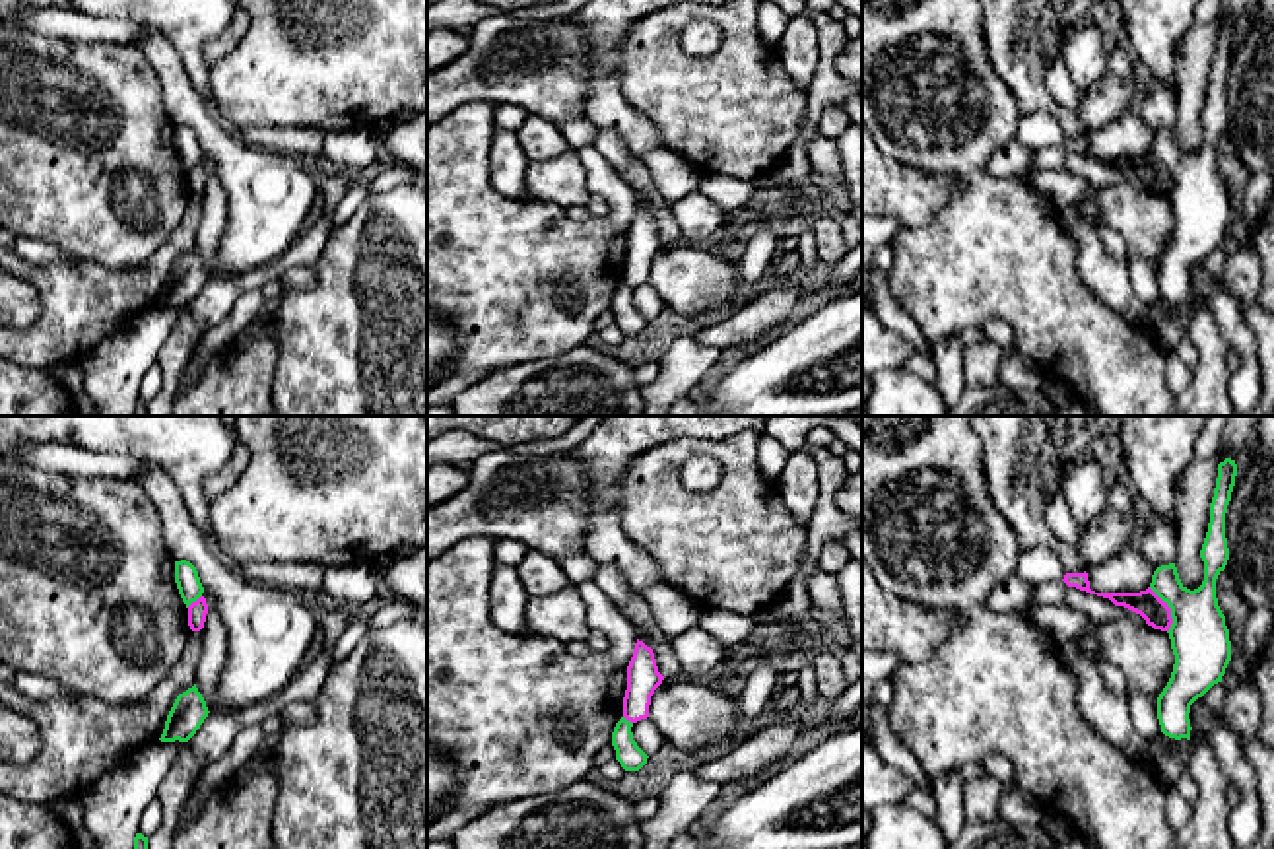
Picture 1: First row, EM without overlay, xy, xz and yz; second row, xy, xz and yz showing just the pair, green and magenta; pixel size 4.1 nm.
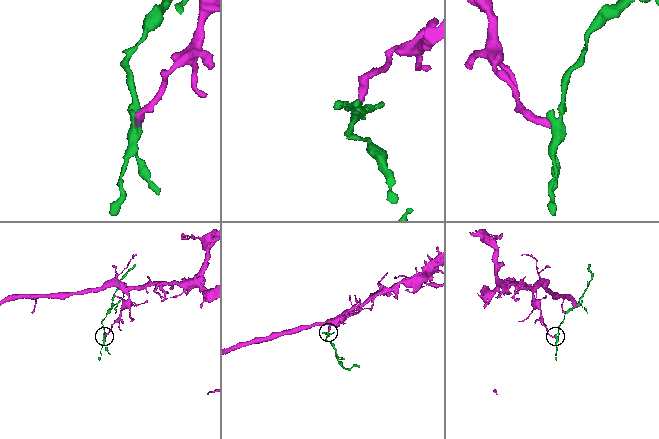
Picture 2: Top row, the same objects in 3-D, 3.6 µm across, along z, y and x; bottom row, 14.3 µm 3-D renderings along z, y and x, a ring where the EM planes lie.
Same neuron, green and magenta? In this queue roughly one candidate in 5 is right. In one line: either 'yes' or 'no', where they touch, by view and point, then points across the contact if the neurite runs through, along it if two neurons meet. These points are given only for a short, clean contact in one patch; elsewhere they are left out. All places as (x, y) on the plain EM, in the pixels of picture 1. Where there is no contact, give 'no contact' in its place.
no; meets green in yz at (1172, 175); border along yz (1148, 152), (1170, 173), (1172, 191), (1168, 197)

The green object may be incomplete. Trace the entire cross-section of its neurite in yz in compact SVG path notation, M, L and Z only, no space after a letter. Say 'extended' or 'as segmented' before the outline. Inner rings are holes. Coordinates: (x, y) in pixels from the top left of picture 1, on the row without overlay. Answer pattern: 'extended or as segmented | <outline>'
as segmented | M1225 23L1218 29L1218 43L1214 52L1214 62L1210 68L1210 87L1208 97L1200 115L1204 126L1204 146L1198 153L1187 153L1177 138L1175 128L1161 130L1154 136L1150 153L1171 173L1173 188L1169 192L1171 214L1175 220L1175 229L1171 243L1157 262L1157 284L1161 297L1169 303L1190 305L1190 270L1202 262L1214 249L1222 247L1225 233L1231 225L1231 206L1229 194L1225 190L1225 181L1222 179L1216 163L1216 144L1225 134L1229 124L1229 113L1225 103L1225 78L1231 66L1231 56L1235 51L1237 29Z

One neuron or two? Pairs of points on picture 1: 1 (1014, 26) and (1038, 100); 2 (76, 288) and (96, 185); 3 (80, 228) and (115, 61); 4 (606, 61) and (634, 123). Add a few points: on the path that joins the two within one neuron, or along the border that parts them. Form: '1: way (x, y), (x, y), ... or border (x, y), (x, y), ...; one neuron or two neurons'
1: way (1022, 43), (1026, 82); one neuron
2: border (74, 257), (96, 261), (109, 269), (127, 269); two neurons
3: way (98, 187), (98, 164), (121, 135), (115, 101); one neuron
4: way (606, 76), (606, 98), (618, 109); one neuron

